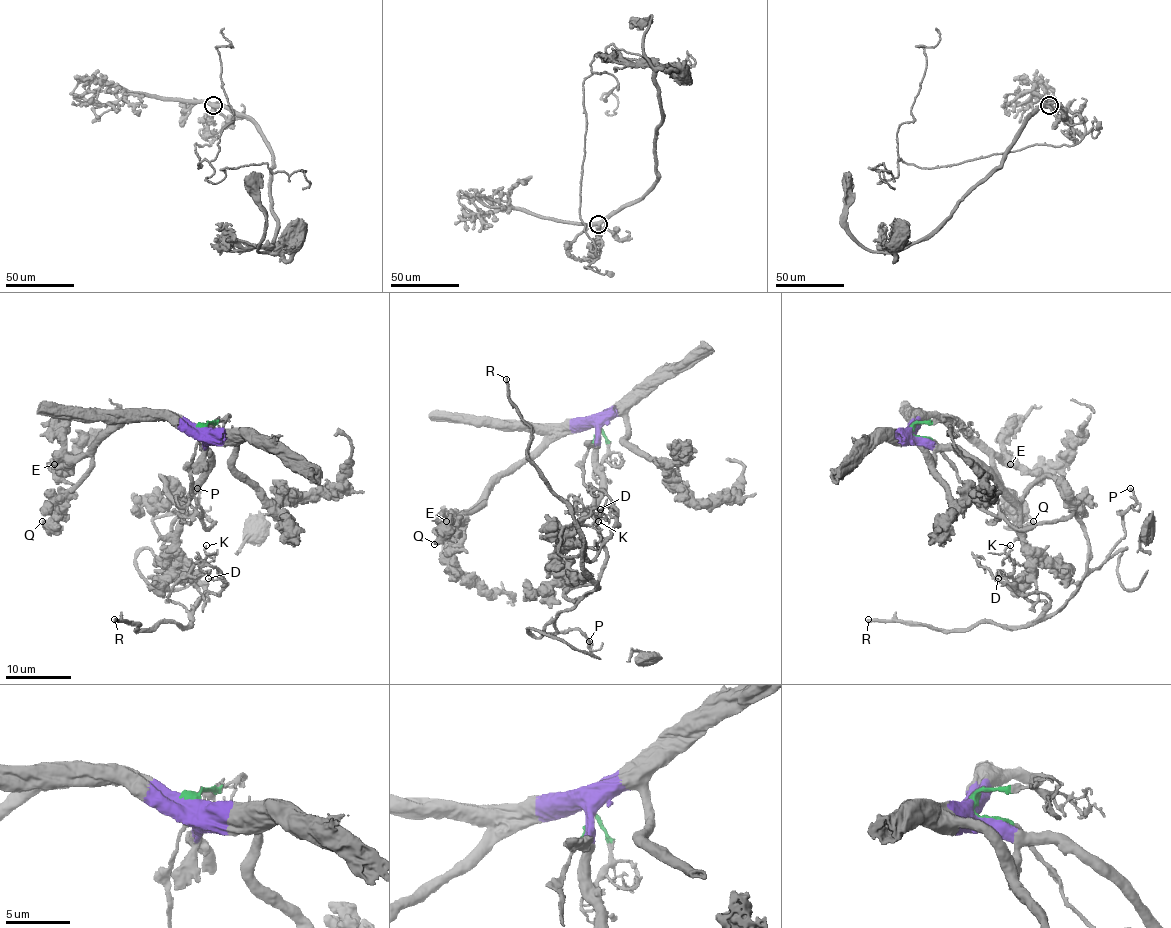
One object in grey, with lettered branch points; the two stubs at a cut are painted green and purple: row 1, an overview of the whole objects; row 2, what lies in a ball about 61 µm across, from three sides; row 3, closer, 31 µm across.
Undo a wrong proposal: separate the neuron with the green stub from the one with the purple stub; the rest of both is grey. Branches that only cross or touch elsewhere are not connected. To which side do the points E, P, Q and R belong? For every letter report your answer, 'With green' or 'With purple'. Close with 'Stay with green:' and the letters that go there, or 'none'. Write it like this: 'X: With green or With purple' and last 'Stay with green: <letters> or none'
E: With purple
P: With green
Q: With purple
R: With green
Stay with green: P, R

